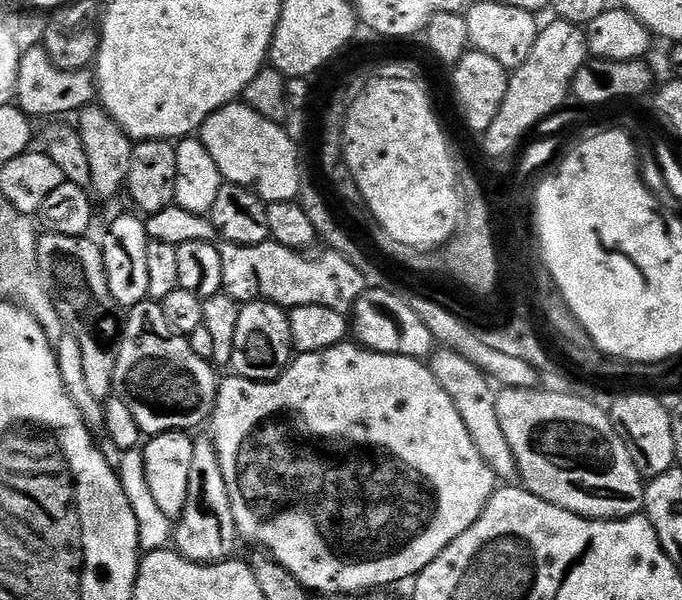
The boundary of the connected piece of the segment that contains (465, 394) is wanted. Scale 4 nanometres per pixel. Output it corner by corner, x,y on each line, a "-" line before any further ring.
441,347
433,351
430,367
434,378
438,378
438,386
442,386
446,394
450,394
450,402
454,402
458,414
462,414
462,422
466,422
466,430
474,446
478,446
478,454
482,454
486,466
490,466
492,473
501,481
511,481
508,479
517,475
516,459
514,450
510,450
510,442
506,442
506,434
502,434
502,422
498,422
495,406
498,392
492,381
485,376
482,369
474,366
474,362
462,358
462,354
452,348

